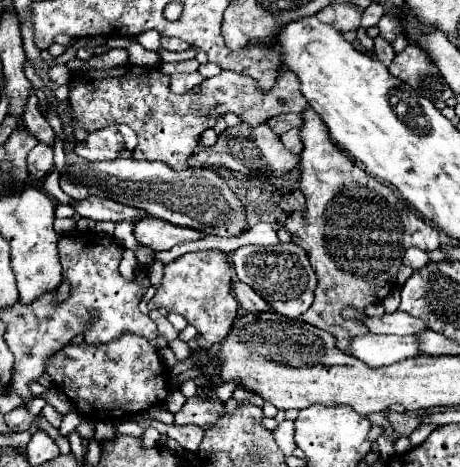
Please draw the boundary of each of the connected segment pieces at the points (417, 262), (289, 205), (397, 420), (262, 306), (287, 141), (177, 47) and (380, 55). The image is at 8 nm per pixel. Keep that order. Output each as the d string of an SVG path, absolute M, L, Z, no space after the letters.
M409 248L403 256L403 264L413 269L420 269L430 262L428 254L418 248Z
M290 190L290 194L286 194L286 198L282 202L278 202L278 208L288 212L298 212L304 208L304 196L300 190Z
M392 412L388 420L398 436L410 436L424 422L422 416L408 416L408 414L396 414L396 412Z
M234 282L232 286L234 290L234 296L238 300L238 304L246 310L246 312L252 312L252 314L258 314L258 312L270 312L270 304L264 302L248 284L242 284L242 282Z
M294 128L294 130L288 130L282 138L282 144L292 152L292 154L300 154L302 152L302 142L300 142L300 138L298 138L298 128Z
M164 36L160 42L162 42L162 46L164 46L166 50L172 50L172 52L184 52L184 50L190 48L188 42L182 42L182 40L178 40L178 38L166 38L166 36Z
M376 36L374 38L374 54L376 54L376 58L384 64L384 66L390 66L390 62L392 62L392 58L394 58L394 48L384 40L384 38L380 38L380 36Z

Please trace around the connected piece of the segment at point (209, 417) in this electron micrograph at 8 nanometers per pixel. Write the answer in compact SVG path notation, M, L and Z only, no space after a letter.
M194 396L188 398L180 412L176 413L176 424L194 424L206 431L216 424L222 414L224 407L220 401L212 398L204 400L200 396Z

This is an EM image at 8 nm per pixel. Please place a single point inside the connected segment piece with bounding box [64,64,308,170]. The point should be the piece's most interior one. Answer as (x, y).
(168, 125)

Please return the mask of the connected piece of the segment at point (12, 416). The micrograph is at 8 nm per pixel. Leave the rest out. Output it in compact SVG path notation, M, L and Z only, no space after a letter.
M18 406L18 408L14 408L12 412L8 412L8 414L4 416L4 422L8 424L10 430L14 430L14 432L24 432L24 430L28 430L30 424L34 422L34 416L32 416L24 406Z

